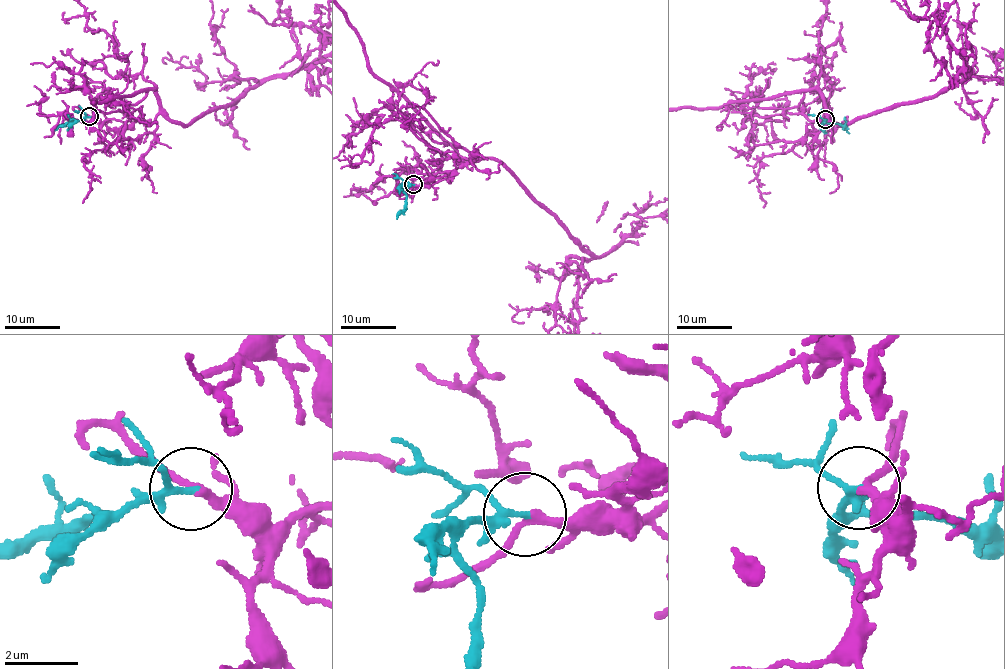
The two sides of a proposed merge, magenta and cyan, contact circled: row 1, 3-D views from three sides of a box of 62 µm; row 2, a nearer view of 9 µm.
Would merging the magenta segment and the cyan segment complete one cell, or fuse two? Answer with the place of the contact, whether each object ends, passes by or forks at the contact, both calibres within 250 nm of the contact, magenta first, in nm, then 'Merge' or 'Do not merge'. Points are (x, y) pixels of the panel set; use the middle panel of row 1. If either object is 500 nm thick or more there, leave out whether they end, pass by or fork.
Place: (413, 184). At the ring magenta passes by. At the ring cyan passes by. Thickness 200 nm (magenta) against 150 nm. Merge

